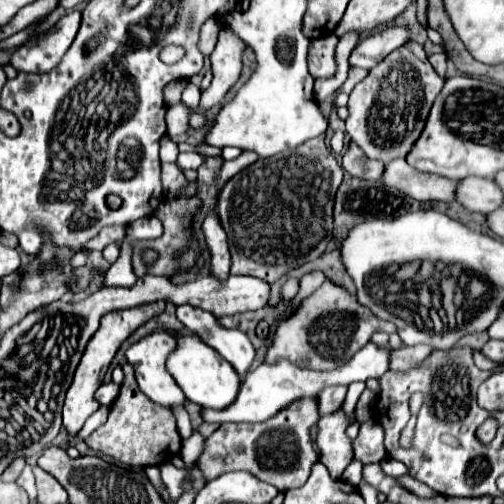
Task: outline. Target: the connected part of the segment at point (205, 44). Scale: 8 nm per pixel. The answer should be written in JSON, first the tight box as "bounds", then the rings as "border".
{"bounds":[197,17,223,55],"border":[[[209,17],[209,19],[201,25],[197,47],[199,47],[199,51],[201,51],[203,55],[211,55],[211,51],[215,49],[215,43],[217,43],[217,35],[219,35],[221,25],[223,25],[223,21],[221,21],[221,19],[217,21],[217,17]]]}

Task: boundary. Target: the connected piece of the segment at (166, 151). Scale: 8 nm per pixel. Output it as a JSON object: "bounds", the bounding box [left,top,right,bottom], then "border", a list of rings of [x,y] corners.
{"bounds":[159,135,179,163],"border":[[[165,135],[163,141],[160,141],[159,155],[163,163],[177,163],[179,149],[177,149],[177,145],[173,143],[168,135]]]}

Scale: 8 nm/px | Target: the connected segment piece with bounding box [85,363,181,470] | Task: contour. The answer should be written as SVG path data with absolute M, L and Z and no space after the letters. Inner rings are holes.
M129 363L123 365L123 371L125 381L121 385L121 395L111 405L107 423L97 427L85 443L99 456L102 455L104 461L125 469L142 470L149 465L161 465L181 451L181 437L175 427L175 417L173 413L167 413L167 409L159 409L159 405L139 391Z

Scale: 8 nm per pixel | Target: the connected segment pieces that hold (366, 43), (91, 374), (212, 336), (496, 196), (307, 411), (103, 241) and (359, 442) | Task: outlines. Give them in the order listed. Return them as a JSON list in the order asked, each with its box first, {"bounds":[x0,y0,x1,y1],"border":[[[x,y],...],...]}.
[{"bounds":[349,25,411,69],"border":[[[403,25],[385,27],[375,35],[363,37],[349,55],[349,65],[371,69],[379,61],[383,61],[393,49],[405,45],[411,37],[411,29]]]},{"bounds":[63,301,165,435],"border":[[[155,301],[155,303],[147,303],[147,305],[139,305],[139,307],[131,307],[131,309],[115,309],[107,315],[101,317],[101,327],[97,329],[97,333],[91,337],[91,341],[87,343],[87,349],[81,357],[81,363],[75,371],[73,383],[67,389],[67,399],[63,405],[63,427],[69,431],[69,435],[77,435],[85,423],[85,419],[95,413],[99,409],[99,403],[95,401],[95,391],[99,389],[99,385],[103,383],[103,377],[117,353],[117,349],[121,347],[121,343],[143,323],[147,323],[151,317],[163,313],[165,309],[165,301]]]},{"bounds":[177,305,255,377],"border":[[[179,305],[177,319],[187,329],[197,333],[223,359],[227,359],[233,365],[233,369],[239,373],[239,377],[247,373],[249,365],[255,359],[255,349],[245,333],[241,333],[239,329],[223,327],[211,311],[191,305]]]},{"bounds":[455,177,503,213],"border":[[[467,177],[457,181],[455,201],[473,213],[491,213],[503,201],[501,189],[491,179]]]},{"bounds":[197,399,317,491],"border":[[[307,399],[287,405],[287,409],[281,409],[275,417],[263,423],[223,423],[211,437],[205,439],[197,467],[201,469],[205,481],[229,471],[247,471],[257,479],[275,485],[279,491],[301,487],[309,477],[311,465],[317,461],[313,443],[309,439],[309,429],[317,421],[317,399]]]},{"bounds":[87,225,125,249],"border":[[[111,225],[111,227],[103,229],[97,237],[93,237],[93,239],[87,243],[87,249],[105,249],[109,243],[123,241],[123,237],[125,237],[125,227],[121,227],[121,225]]]},{"bounds":[353,419,387,465],"border":[[[371,419],[361,423],[359,435],[353,441],[353,457],[363,465],[379,463],[381,459],[387,457],[383,447],[383,429],[377,425],[377,421]]]}]

